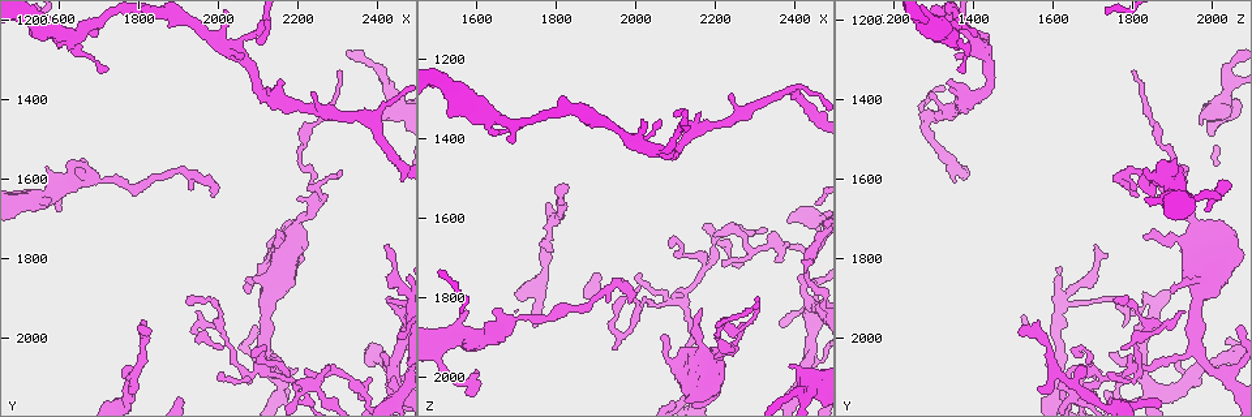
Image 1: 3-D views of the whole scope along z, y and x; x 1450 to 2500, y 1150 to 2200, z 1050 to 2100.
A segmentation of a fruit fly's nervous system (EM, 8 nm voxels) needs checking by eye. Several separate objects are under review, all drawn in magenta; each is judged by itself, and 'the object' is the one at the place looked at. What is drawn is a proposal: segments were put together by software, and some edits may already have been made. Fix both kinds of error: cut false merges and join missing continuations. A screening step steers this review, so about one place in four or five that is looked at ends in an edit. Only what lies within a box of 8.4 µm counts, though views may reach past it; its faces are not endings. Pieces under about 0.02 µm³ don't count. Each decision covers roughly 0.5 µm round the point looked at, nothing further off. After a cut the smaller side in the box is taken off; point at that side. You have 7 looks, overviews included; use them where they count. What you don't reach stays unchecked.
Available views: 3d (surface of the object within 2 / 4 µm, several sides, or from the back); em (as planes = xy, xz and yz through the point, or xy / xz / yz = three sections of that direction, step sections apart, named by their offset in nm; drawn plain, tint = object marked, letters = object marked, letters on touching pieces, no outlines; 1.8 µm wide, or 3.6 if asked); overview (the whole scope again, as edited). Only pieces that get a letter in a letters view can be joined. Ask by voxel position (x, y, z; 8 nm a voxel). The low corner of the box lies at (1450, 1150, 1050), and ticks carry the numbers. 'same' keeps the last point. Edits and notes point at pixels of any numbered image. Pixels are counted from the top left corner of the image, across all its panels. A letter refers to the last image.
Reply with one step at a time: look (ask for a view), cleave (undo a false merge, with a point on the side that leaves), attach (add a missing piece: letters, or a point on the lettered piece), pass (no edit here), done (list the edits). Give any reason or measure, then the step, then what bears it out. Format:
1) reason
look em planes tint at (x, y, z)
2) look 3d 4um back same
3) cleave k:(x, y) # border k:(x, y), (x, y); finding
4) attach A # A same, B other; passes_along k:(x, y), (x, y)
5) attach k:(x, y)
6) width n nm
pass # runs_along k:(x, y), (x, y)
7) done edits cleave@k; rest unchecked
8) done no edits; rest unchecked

an open end
look em yz step 4 tint at (2425, 1765, 1705)

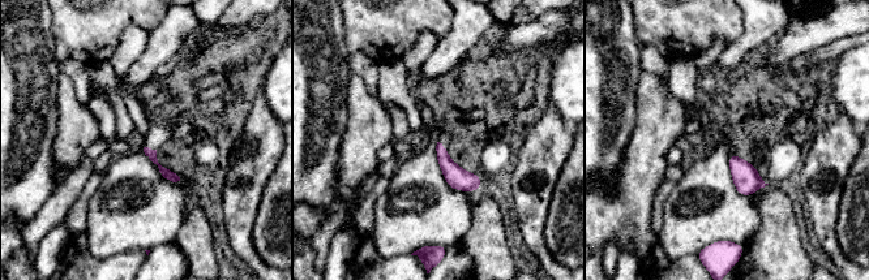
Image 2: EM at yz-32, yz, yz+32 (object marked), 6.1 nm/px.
look em planes letters same

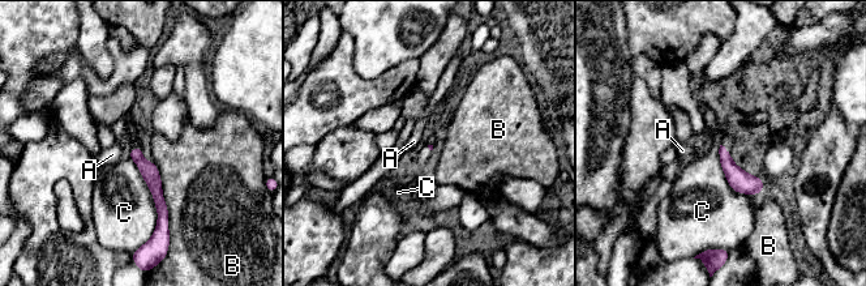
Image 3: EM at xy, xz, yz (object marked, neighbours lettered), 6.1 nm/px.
pass # A other, B other, C other; runs_along 3:(137, 150), (155, 184), (164, 220); no lettered piece goes on from it

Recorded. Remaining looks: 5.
end of a long branch
look em 3.6um planes letters at (1985, 1640, 1820)

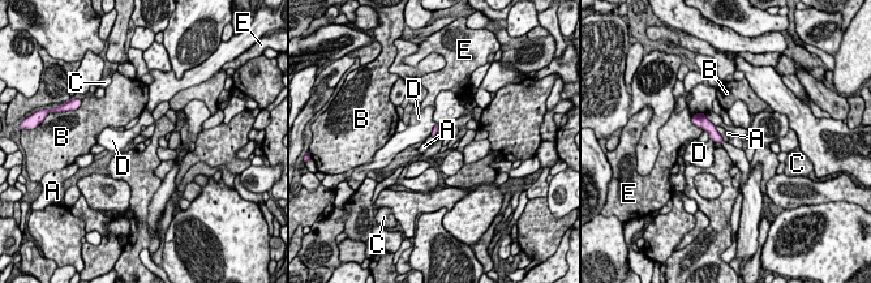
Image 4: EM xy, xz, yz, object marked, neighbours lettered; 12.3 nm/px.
pass # A other, B other, C other, D other, E other; border 4:(436, 123), (430, 134); none of them fits

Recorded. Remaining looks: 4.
arms part here
look 3d 2um at (2130, 2075, 1820)

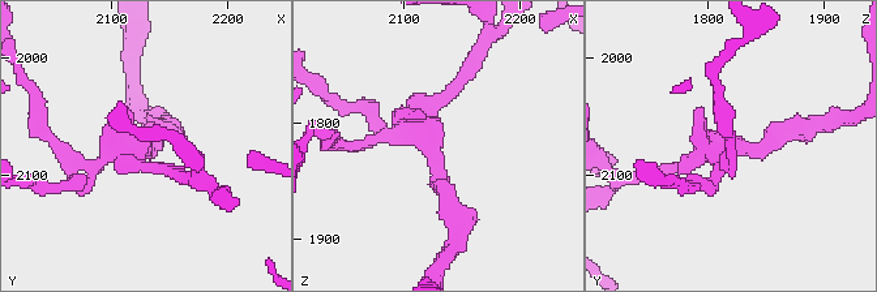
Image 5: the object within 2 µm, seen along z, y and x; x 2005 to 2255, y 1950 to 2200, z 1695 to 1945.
now the EM
look em planes letters at (2124, 2072, 1814)

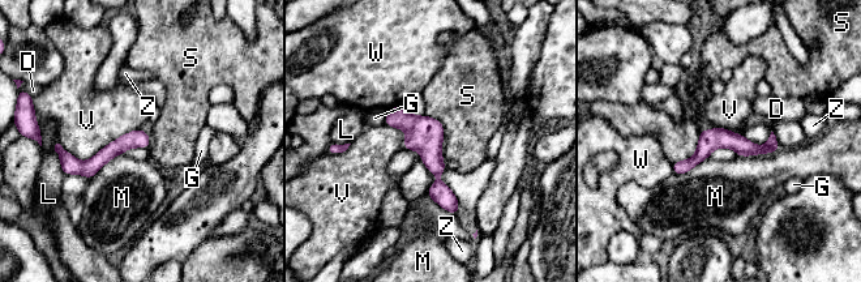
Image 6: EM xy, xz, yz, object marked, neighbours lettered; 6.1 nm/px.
longest_contact V 500 nm
pass # D other, G other, L other, M other, S other, V other, W other, Z other; continuous, no second cell

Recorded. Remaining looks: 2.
done no edits; rest unchecked

